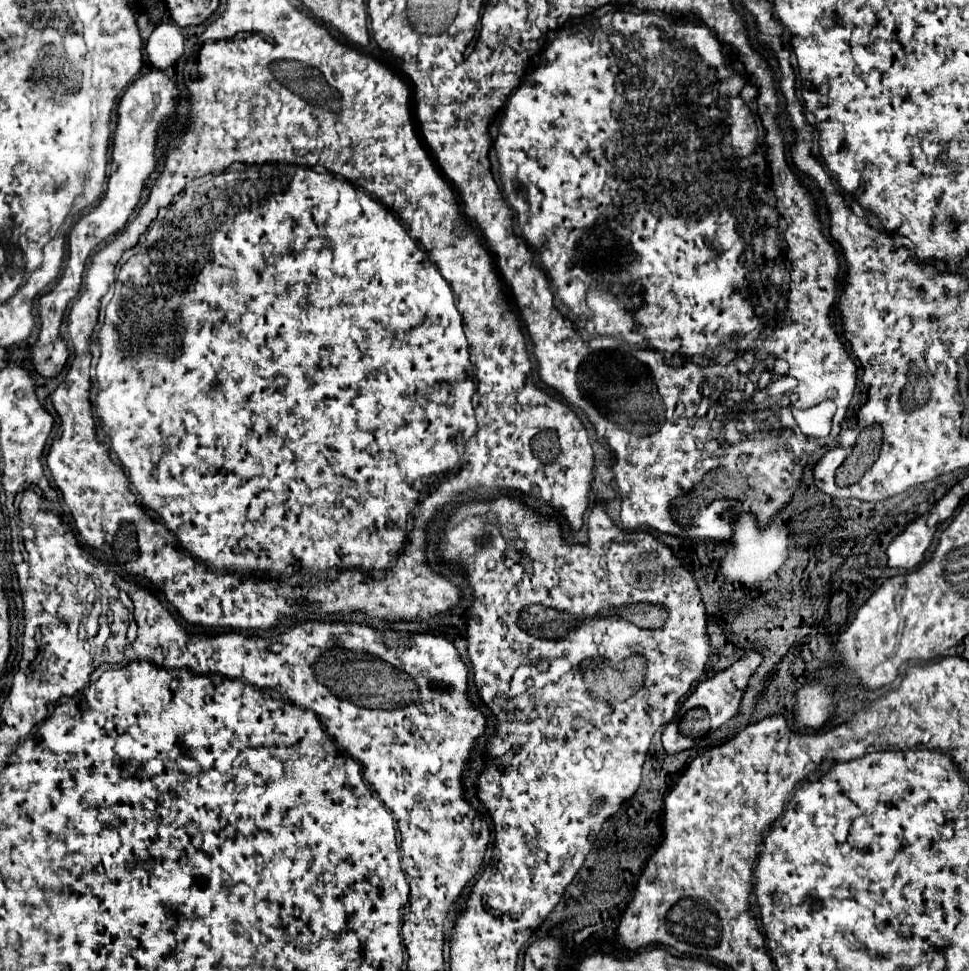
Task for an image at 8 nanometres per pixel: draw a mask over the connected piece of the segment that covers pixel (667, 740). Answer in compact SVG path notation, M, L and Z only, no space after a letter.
M676 719L672 725L666 725L666 729L664 729L662 743L664 743L666 753L680 753L680 751L694 747L694 739L682 735L678 729L678 723L680 723L680 719Z

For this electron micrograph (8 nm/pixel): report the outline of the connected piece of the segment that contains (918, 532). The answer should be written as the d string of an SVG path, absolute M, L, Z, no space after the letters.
M926 519L912 521L888 546L888 566L894 569L914 569L922 563L930 547L934 529L926 527Z

